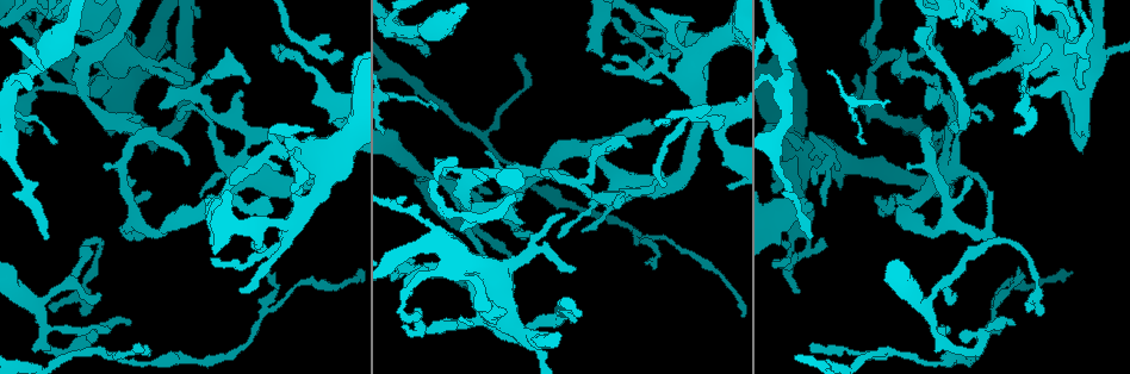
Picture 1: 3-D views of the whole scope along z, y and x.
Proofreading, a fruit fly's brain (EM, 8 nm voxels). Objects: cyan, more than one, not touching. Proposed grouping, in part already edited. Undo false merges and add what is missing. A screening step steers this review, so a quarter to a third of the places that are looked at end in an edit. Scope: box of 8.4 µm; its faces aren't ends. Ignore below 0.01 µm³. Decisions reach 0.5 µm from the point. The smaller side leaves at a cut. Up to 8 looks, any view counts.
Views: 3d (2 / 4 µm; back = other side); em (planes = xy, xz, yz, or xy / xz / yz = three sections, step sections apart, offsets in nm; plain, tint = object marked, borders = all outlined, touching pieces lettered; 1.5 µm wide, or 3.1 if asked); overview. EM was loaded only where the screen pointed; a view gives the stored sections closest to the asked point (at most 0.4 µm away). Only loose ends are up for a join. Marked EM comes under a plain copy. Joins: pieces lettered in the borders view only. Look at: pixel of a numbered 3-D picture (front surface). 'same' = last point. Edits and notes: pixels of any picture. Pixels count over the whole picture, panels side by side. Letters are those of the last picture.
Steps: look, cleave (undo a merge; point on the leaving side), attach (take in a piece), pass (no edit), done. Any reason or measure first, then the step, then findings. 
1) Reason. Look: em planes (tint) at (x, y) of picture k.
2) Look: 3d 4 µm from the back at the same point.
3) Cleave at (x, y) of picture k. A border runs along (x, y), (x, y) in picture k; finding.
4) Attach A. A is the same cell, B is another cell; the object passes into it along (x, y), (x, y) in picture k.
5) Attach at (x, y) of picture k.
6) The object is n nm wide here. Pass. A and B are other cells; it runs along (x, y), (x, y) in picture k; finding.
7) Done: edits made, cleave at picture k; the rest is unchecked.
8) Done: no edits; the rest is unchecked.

Thin end. Look: 3d 4 µm at (100, 298) of picture 1.

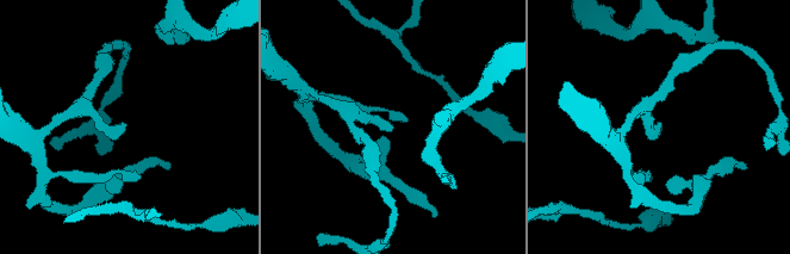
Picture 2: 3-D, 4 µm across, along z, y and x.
Look: em xy step 8 (borders) at (661, 130) of picture 2.

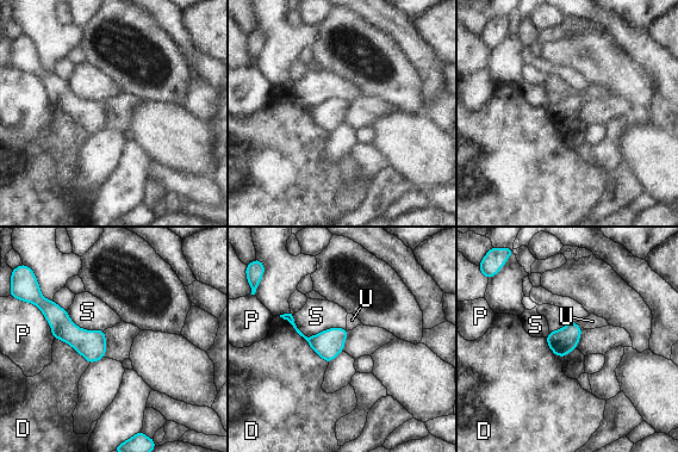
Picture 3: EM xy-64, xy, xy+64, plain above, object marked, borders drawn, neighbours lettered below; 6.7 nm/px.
Pass. D, P, S and U are other cells; a border runs along (279, 316), (285, 319), (328, 364) in picture 3; no lettered piece goes on from it.

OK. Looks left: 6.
Thin end. Look: em planes (tint) at (649, 262) of picture 1.

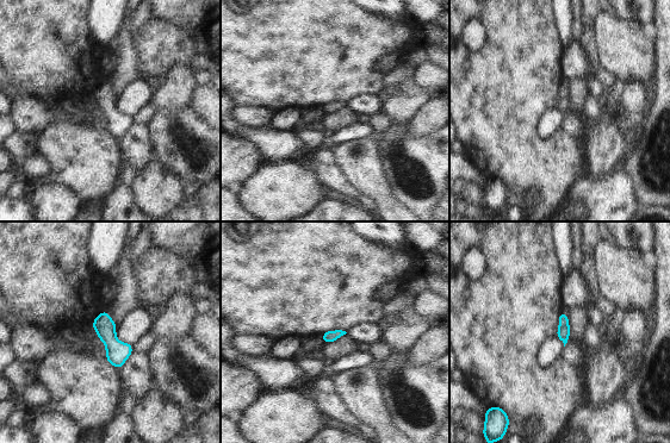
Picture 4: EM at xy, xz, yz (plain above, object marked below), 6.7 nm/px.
Look: em planes (borders) at the same point.

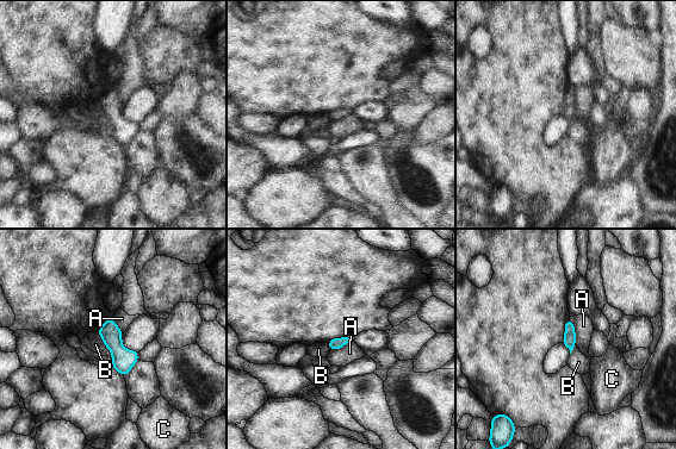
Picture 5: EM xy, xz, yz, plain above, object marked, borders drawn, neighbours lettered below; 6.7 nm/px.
Pass. A, B and C are other cells; no lettered piece goes on from it.

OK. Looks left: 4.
Free end. Look: 3d 4 µm at (1030, 305) of picture 1.

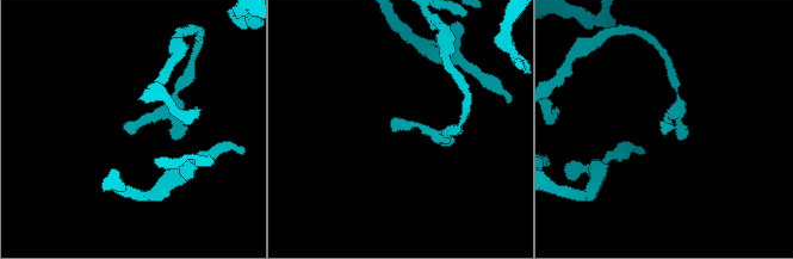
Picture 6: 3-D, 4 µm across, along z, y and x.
Shape alone is not enough. Look: em planes (borders) at (667, 128) of picture 6.

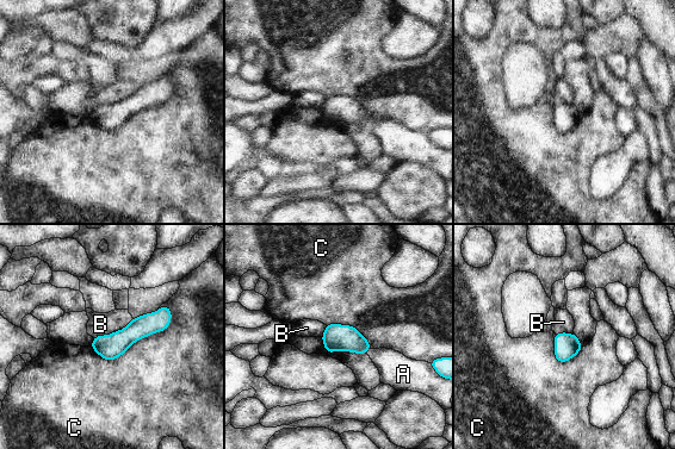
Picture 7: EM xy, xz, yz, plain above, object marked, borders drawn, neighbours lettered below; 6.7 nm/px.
The object is 170 nm wide here. Pass. A, B and C are other cells; a border runs along (172, 312), (111, 360), (90, 345) in picture 7; none of them fits.

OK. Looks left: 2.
Done: no edits; the rest is unchecked.

